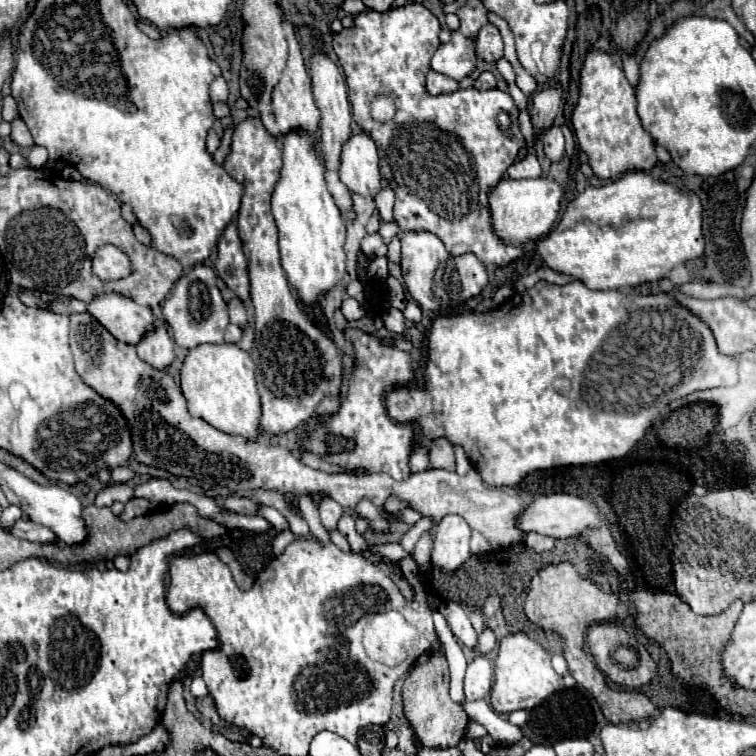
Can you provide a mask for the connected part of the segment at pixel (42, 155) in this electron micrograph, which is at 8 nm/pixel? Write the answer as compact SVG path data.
M32 146L30 152L28 152L28 160L30 160L30 166L42 168L48 160L48 150L42 148L42 146Z

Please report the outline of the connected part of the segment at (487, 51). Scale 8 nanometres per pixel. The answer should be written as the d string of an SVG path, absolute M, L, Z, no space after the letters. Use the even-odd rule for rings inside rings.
M490 22L484 24L482 30L478 32L474 44L476 44L476 54L480 58L484 58L486 62L496 62L498 58L502 58L504 42L502 42L502 36L494 24L490 24Z

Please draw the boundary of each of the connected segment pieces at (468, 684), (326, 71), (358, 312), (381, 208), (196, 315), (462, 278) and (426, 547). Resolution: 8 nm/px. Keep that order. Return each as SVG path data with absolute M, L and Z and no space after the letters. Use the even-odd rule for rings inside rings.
M476 656L466 670L464 678L464 694L466 700L482 700L490 696L492 688L492 664L486 656Z
M316 54L312 56L310 60L310 76L312 76L312 88L314 88L314 100L320 108L320 114L322 114L322 120L320 120L320 148L318 152L322 154L322 160L324 160L324 172L326 172L326 184L328 184L328 190L336 202L336 206L340 208L342 212L342 218L346 222L354 220L354 210L352 210L352 194L350 190L340 182L338 178L338 168L340 168L340 154L342 154L342 146L346 144L346 140L350 138L352 134L352 106L348 102L348 94L346 94L346 80L344 80L344 74L340 70L340 66L336 62L332 62L328 56L324 54Z
M346 298L344 302L342 302L342 314L346 316L346 320L348 322L354 322L354 320L358 320L358 318L362 318L364 316L364 308L360 306L360 302L358 300L354 300L354 298Z
M384 180L382 182L382 192L374 198L374 202L376 202L376 210L380 212L380 218L384 220L384 222L390 222L390 220L394 220L394 216L392 216L392 208L394 208L394 190L388 186L388 182Z
M202 264L202 274L196 274L196 280L178 280L168 298L164 300L162 314L168 326L172 328L174 342L182 348L194 348L204 342L224 342L224 328L228 326L228 308L216 286L214 270Z
M400 232L402 240L402 274L410 296L420 304L422 310L440 312L442 308L462 304L482 292L488 284L488 274L484 264L474 254L452 256L444 250L444 244L434 240L436 236L430 232L410 234Z
M426 532L426 534L418 540L418 544L416 544L416 548L414 548L414 558L416 558L416 562L418 562L418 564L430 562L430 552L432 552L432 538L430 538L430 532Z

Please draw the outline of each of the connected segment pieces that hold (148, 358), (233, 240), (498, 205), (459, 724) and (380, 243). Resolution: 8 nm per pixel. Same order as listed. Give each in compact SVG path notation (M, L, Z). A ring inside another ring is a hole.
M164 326L148 332L136 346L138 356L156 370L168 370L174 362L174 342Z
M234 224L226 226L224 234L218 242L218 260L216 260L216 274L228 284L228 288L240 298L242 302L250 300L250 282L248 282L248 264L242 252L242 242Z
M534 178L534 180L502 180L488 196L490 218L494 234L510 244L522 248L526 242L538 240L546 236L560 212L560 198L564 190L550 178Z
M436 652L428 662L416 664L404 680L402 686L404 716L424 748L452 748L458 746L458 742L466 736L468 716L460 704L452 702L448 686L450 686L448 662L440 652Z
M376 232L376 234L368 234L364 240L362 240L362 252L366 256L386 256L388 252L388 246L386 242L382 240L382 236Z

